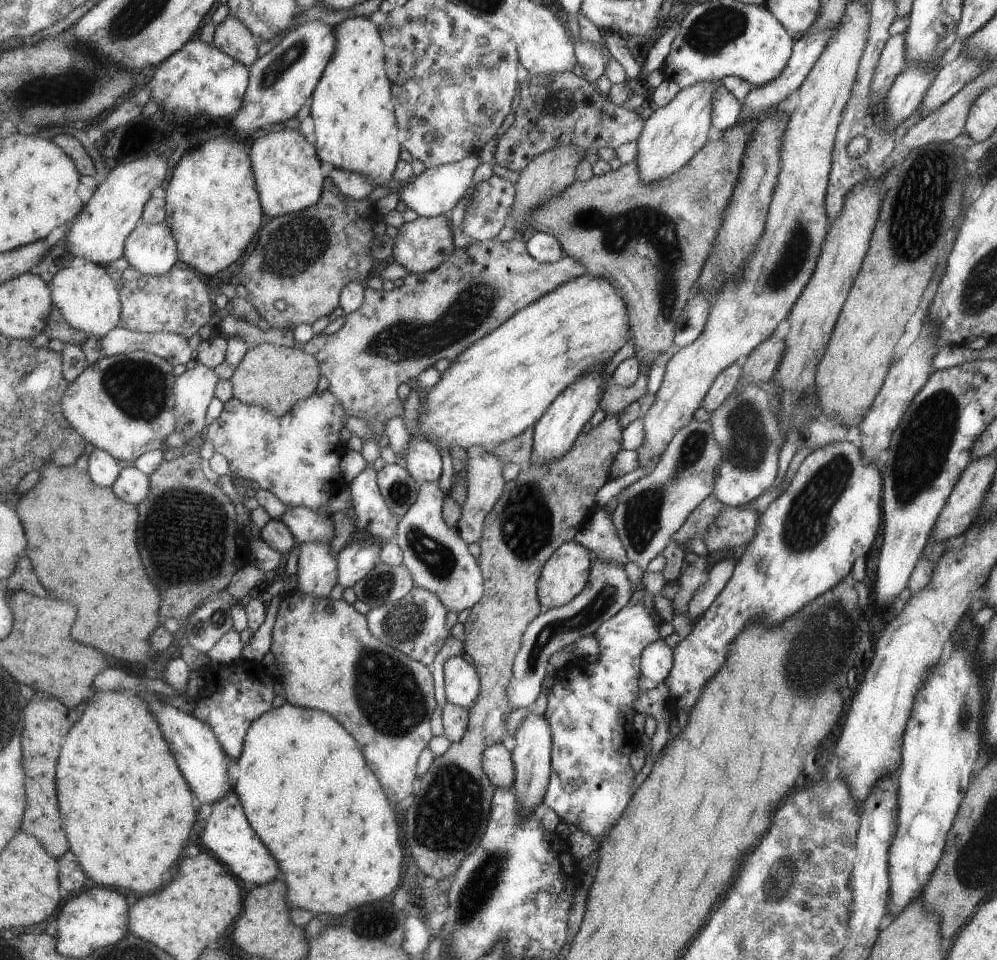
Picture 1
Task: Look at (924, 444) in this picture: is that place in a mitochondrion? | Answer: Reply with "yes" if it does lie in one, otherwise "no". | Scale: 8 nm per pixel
yes

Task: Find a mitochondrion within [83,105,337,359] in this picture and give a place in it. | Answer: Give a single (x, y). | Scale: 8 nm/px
(292, 252)

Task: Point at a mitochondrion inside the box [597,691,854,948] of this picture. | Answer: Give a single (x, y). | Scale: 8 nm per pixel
(782, 884)

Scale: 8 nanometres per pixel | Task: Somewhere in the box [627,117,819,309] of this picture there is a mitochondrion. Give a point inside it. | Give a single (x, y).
(788, 268)

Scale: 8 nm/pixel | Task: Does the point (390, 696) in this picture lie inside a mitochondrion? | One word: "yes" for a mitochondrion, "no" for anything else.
yes

